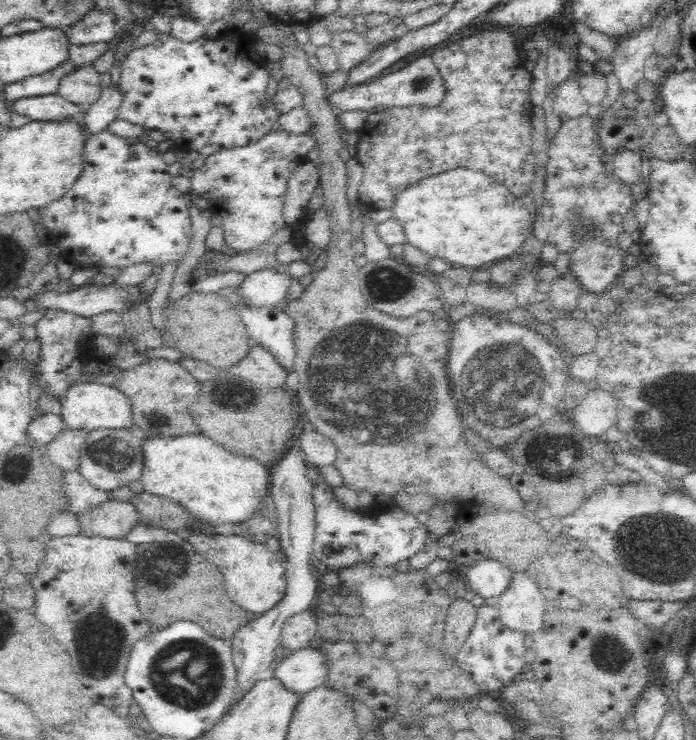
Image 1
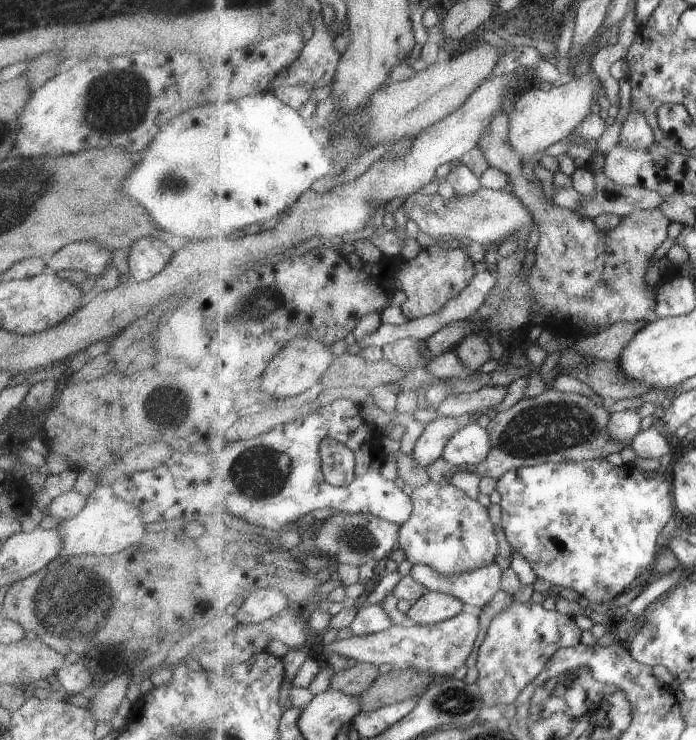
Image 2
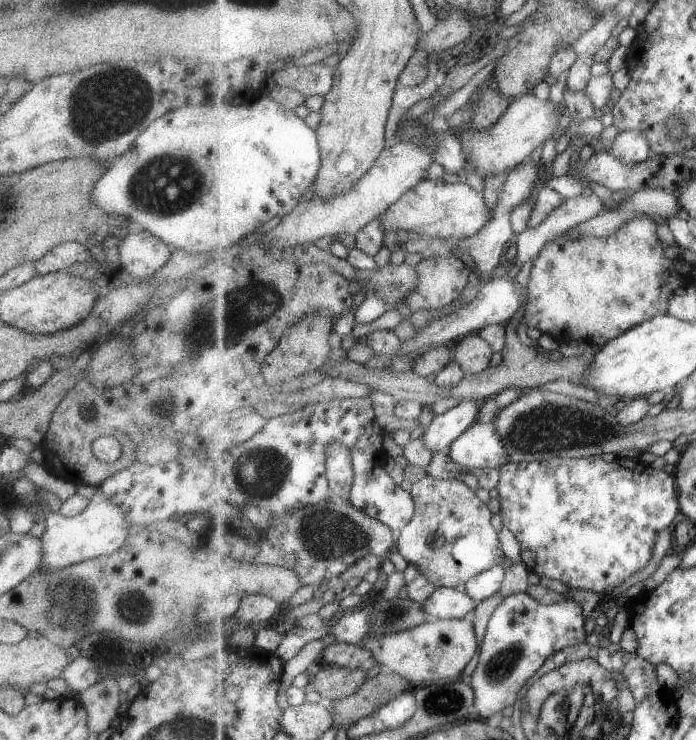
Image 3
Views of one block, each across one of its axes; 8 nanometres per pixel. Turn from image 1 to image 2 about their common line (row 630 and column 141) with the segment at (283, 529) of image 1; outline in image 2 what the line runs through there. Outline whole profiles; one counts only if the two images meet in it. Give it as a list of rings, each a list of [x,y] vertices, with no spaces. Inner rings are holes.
[[[156,236],[139,237],[127,251],[128,274],[136,281],[146,281],[155,276],[168,263],[173,252]]]

